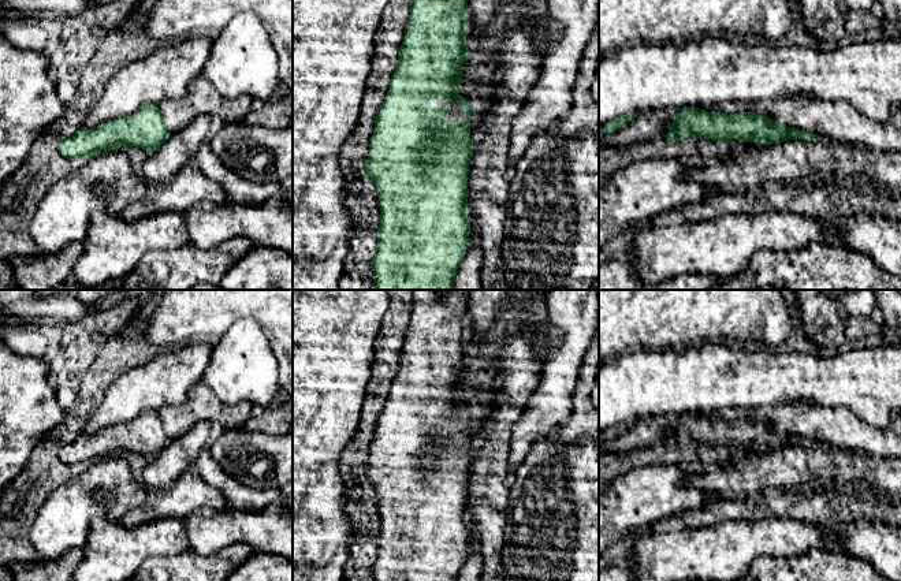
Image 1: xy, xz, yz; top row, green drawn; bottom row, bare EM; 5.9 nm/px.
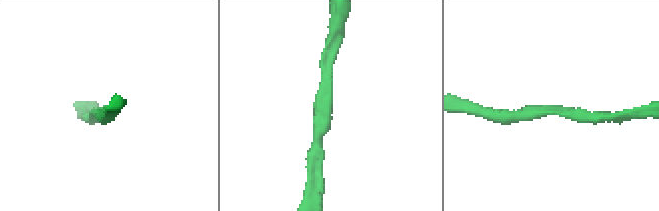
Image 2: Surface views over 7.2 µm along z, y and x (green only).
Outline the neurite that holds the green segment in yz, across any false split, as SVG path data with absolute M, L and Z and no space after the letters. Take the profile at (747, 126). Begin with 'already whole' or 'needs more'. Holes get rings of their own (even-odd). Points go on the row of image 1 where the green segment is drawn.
already whole | M678 108L673 123L667 131L667 142L678 141L688 135L699 138L710 138L712 141L741 139L742 142L753 142L756 146L770 145L788 139L826 139L818 134L781 126L764 115L753 112L740 112L736 115L725 115L722 112L705 112L700 108Z

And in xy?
already whole | M146 103L133 115L101 123L96 129L81 127L75 134L57 142L57 150L64 159L89 159L103 152L135 146L152 153L168 137L157 104Z

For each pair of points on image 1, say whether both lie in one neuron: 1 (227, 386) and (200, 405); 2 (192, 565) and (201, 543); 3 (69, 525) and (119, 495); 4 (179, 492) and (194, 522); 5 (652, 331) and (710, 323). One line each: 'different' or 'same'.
1: different
2: different
3: same
4: different
5: same

